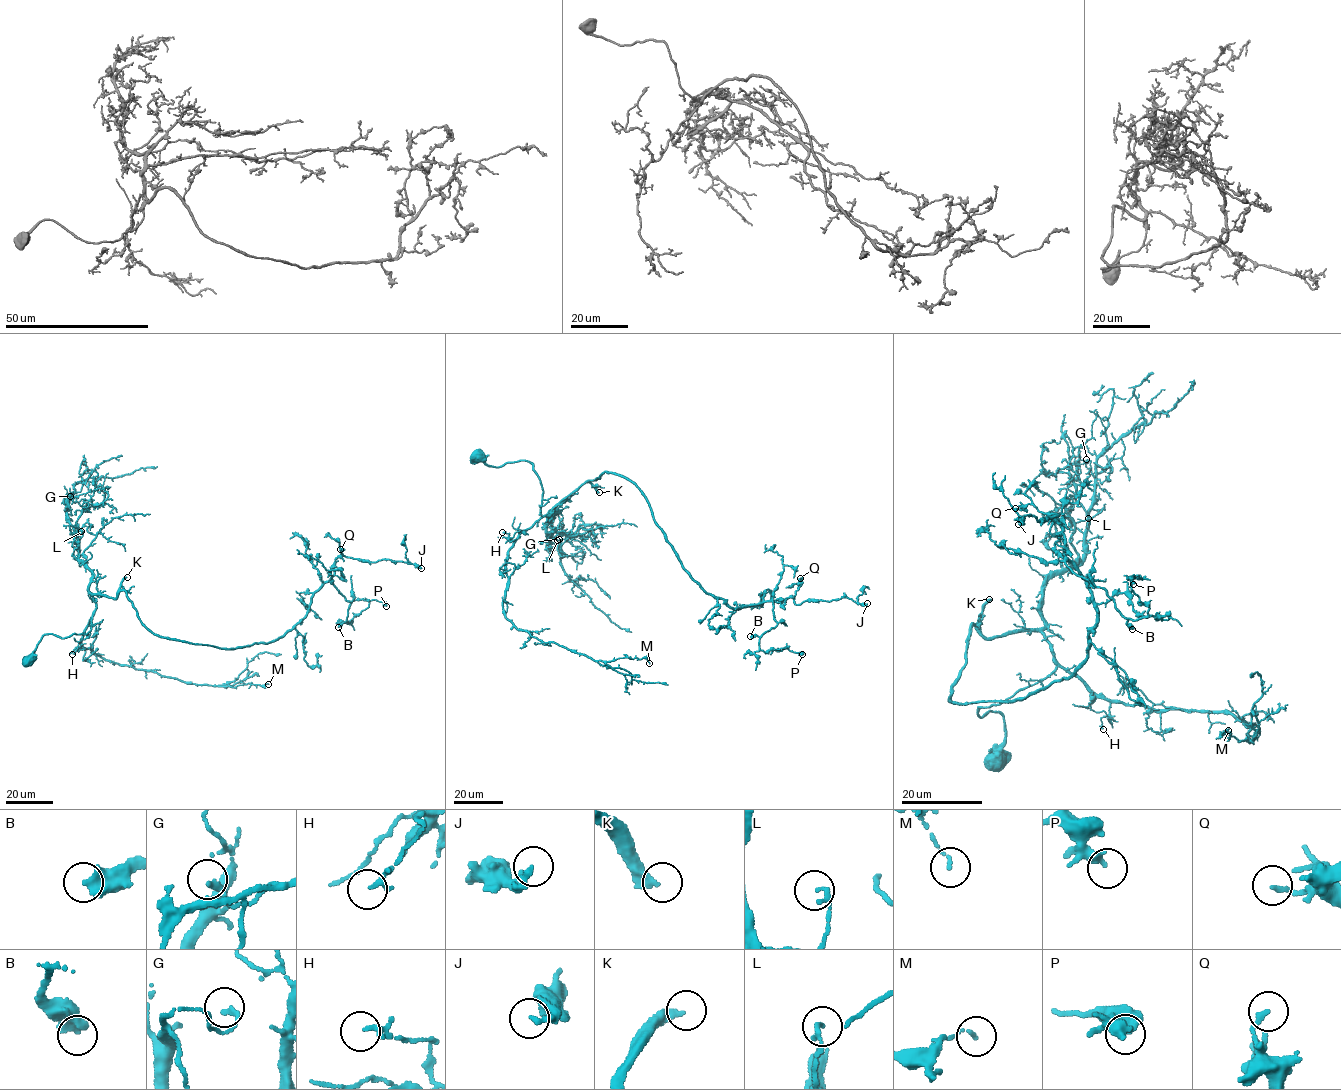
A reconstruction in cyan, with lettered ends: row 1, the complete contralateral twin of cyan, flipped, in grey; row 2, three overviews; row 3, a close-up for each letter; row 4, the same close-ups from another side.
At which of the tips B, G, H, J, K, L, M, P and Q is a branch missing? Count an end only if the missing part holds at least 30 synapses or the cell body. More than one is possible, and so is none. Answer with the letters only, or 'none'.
K

